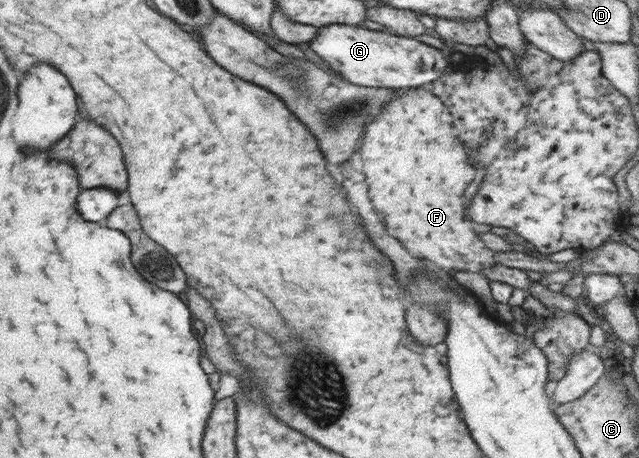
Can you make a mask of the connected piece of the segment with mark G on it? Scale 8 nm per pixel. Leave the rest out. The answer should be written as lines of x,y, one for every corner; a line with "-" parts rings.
342,23
321,26
315,39
309,41
309,47
345,81
361,87
395,90
425,87
425,83
440,78
449,67
449,62
438,49
409,36
370,31
363,26

